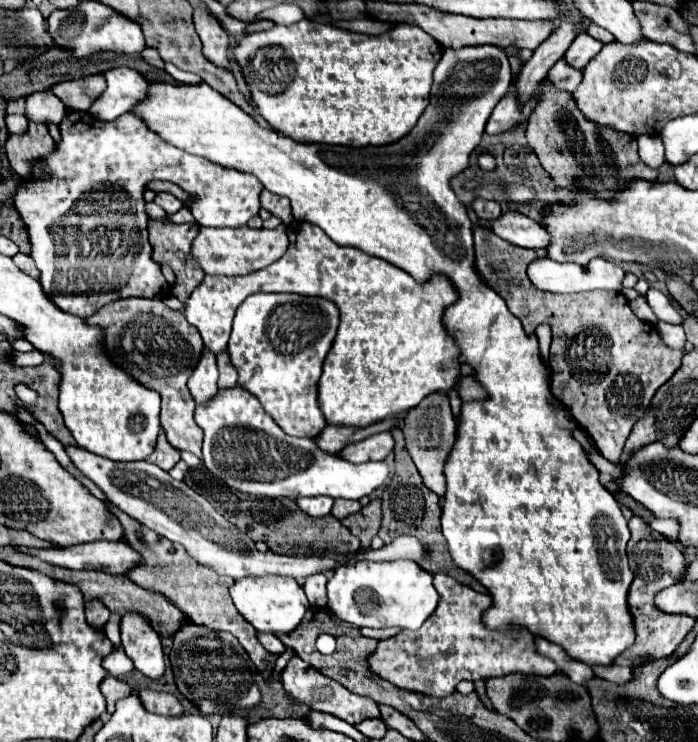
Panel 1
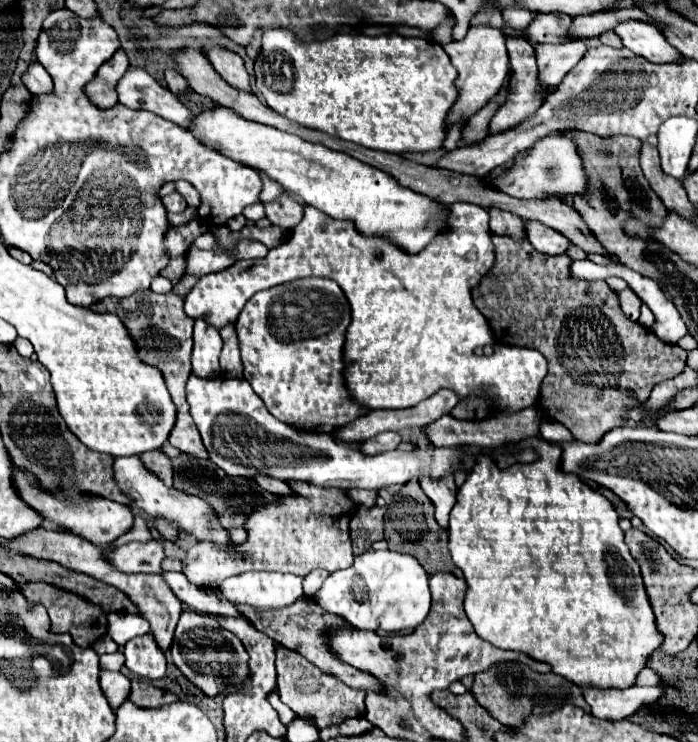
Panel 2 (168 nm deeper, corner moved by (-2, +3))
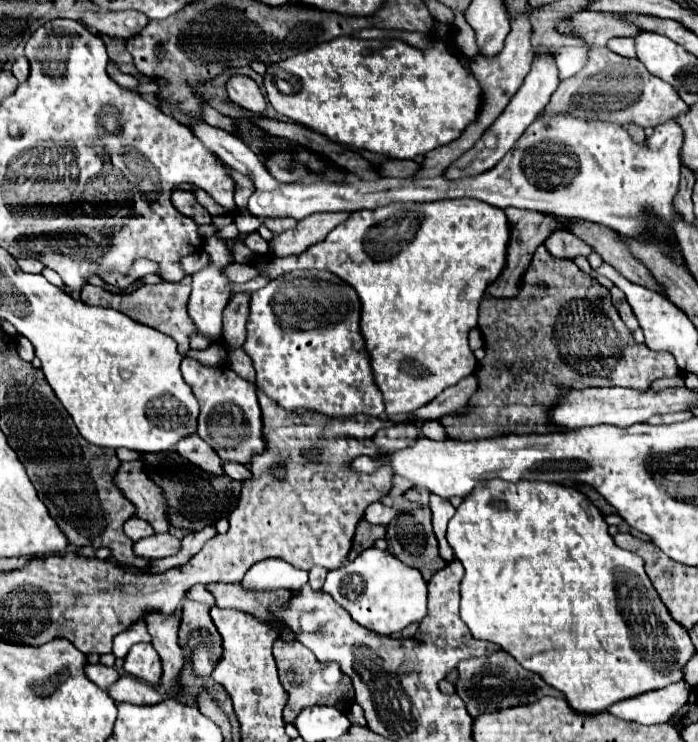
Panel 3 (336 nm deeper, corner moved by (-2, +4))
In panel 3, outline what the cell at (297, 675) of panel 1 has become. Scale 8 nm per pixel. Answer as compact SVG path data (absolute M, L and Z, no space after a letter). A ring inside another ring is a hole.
M276 640L274 642L274 660L276 660L276 666L278 666L280 682L290 696L286 706L284 706L284 714L282 714L284 722L296 720L296 714L300 714L300 710L304 706L320 704L320 706L334 706L342 712L348 712L350 706L354 704L352 680L340 670L340 666L336 662L316 660L316 656L306 646L302 646L300 642Z

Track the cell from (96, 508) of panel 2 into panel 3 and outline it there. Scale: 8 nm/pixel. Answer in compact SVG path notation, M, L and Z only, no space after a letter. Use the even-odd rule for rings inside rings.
M136 516L124 524L124 532L132 542L138 542L138 540L154 534L152 526L148 526L148 522L140 522L140 518L136 518Z

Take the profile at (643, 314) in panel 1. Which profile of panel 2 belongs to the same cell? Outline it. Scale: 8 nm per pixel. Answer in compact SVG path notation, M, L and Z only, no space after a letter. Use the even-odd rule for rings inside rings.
M624 289L624 291L618 293L618 297L620 297L620 305L622 305L624 313L632 321L638 321L638 317L640 317L640 305L642 305L642 301L638 299L638 295L632 289Z

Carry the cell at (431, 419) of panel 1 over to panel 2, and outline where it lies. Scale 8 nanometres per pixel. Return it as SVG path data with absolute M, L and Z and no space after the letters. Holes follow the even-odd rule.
M446 475L442 479L420 479L420 487L422 491L432 499L432 503L436 505L436 521L446 527L448 525L448 515L456 503L456 483L454 483L454 475Z

